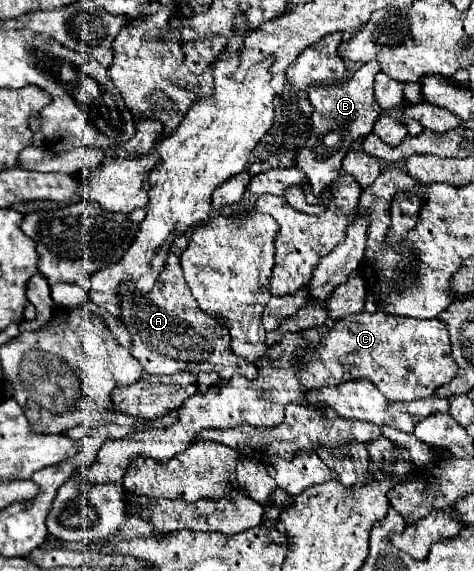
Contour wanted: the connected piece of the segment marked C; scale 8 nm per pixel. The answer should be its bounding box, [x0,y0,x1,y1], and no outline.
[74,311,458,485]

